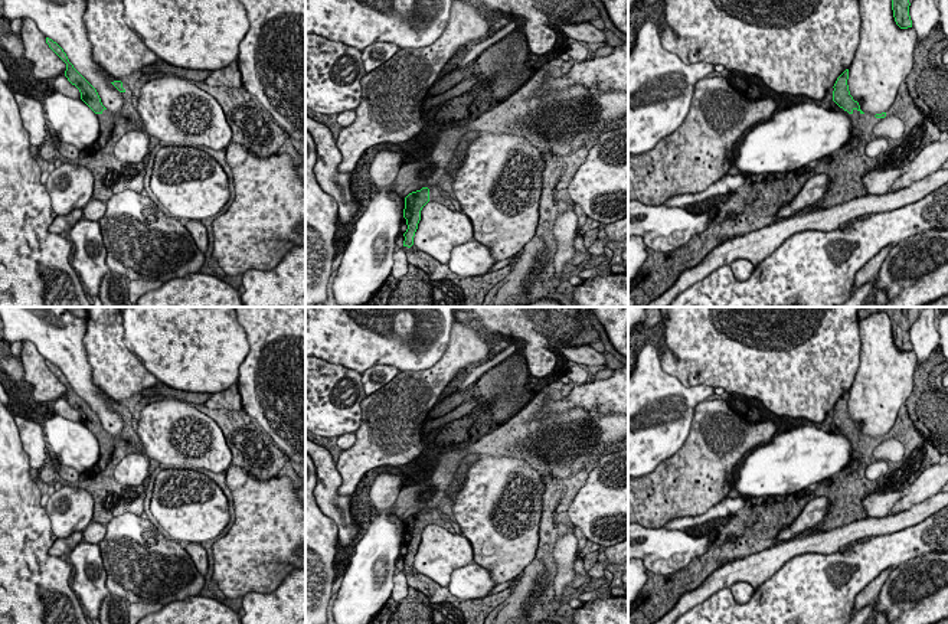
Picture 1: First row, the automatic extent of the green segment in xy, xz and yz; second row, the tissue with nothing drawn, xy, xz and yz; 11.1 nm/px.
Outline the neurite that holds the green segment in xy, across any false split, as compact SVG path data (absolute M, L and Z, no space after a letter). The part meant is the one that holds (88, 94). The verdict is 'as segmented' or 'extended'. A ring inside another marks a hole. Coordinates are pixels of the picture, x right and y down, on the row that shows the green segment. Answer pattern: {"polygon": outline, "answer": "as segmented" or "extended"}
{"polygon": "M46 37L49 48L66 63L65 76L81 92L81 99L97 114L99 121L98 140L81 151L71 164L89 169L94 174L92 199L107 203L114 195L124 190L141 193L144 190L146 169L118 160L114 154L117 141L130 130L143 128L138 111L133 107L133 91L121 81L111 82L124 98L118 112L108 111L97 89L73 68L63 49Z", "answer": "extended"}

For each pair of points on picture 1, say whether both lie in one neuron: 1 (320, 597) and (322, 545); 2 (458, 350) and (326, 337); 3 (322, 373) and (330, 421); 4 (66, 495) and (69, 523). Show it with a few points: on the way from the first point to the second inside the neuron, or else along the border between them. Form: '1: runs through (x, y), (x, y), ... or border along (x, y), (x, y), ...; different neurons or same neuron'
1: runs through (320, 584), (322, 558); same neuron
2: border along (454, 322), (445, 352), (431, 366), (419, 371); different neurons
3: runs through (322, 385), (322, 397), (330, 409); same neuron
4: runs through (66, 502), (69, 516); same neuron

